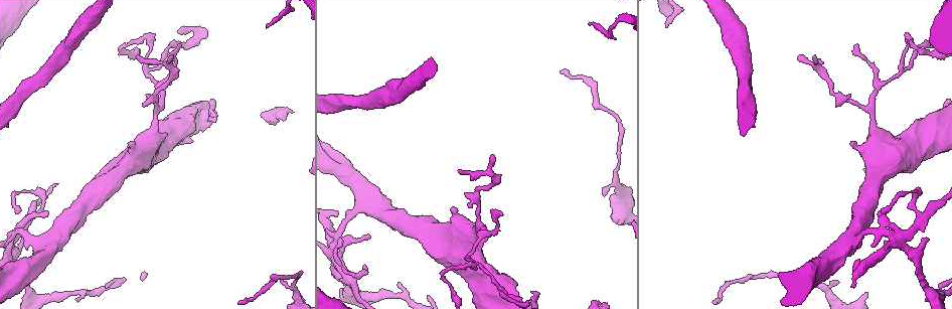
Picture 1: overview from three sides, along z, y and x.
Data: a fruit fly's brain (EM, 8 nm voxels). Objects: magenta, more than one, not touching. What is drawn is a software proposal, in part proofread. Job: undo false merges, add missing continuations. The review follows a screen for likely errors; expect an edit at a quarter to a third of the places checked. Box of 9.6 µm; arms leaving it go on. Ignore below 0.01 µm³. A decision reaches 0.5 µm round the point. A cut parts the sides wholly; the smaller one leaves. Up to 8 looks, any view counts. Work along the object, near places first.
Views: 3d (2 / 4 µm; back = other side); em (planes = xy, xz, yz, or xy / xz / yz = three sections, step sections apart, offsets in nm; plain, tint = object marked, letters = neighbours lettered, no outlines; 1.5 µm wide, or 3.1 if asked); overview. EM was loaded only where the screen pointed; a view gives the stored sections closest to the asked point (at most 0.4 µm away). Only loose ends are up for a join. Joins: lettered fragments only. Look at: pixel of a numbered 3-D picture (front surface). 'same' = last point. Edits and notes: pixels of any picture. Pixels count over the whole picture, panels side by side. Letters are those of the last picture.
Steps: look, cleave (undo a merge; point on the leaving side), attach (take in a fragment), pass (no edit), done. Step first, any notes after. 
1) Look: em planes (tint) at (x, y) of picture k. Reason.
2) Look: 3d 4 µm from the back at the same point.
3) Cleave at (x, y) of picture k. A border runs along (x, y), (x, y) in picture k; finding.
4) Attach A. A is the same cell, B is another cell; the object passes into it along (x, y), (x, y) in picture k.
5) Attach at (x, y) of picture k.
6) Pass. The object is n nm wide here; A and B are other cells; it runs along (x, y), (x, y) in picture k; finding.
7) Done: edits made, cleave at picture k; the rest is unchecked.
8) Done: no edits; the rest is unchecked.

Look: em planes (letters) at (147, 40) of picture 1. Sharp bend.

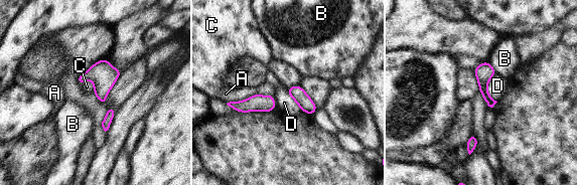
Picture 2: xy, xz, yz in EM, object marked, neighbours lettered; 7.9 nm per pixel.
Pass. A, B, C and D are other cells; a border runs along (494, 73), (487, 93), (496, 102) in picture 2; one cell here.

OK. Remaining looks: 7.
Look: em planes (letters) at (493, 156) of picture 1. An open end.

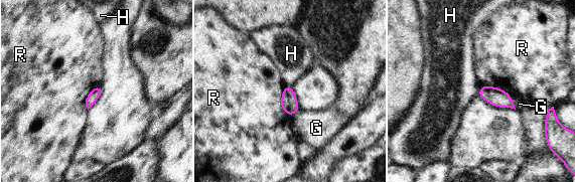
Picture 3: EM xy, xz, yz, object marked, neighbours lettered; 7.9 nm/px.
Pass. G, H and R are other cells; a border runs along (284, 86), (281, 108), (290, 116) in picture 3; none of them fits.

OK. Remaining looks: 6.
Look: em planes (letters) at (854, 141) of picture 1. An open end.

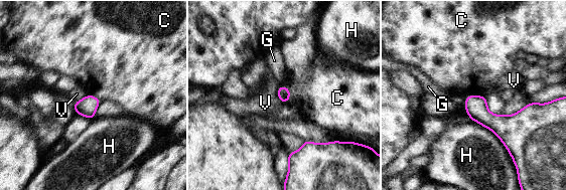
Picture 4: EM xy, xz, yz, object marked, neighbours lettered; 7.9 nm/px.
Pass. C, G, H and V are other cells; a border runs along (281, 84), (290, 94), (285, 104) in picture 4; no lettered fragment goes on from it.

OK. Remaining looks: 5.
Done: no edits; the rest is unchecked.

